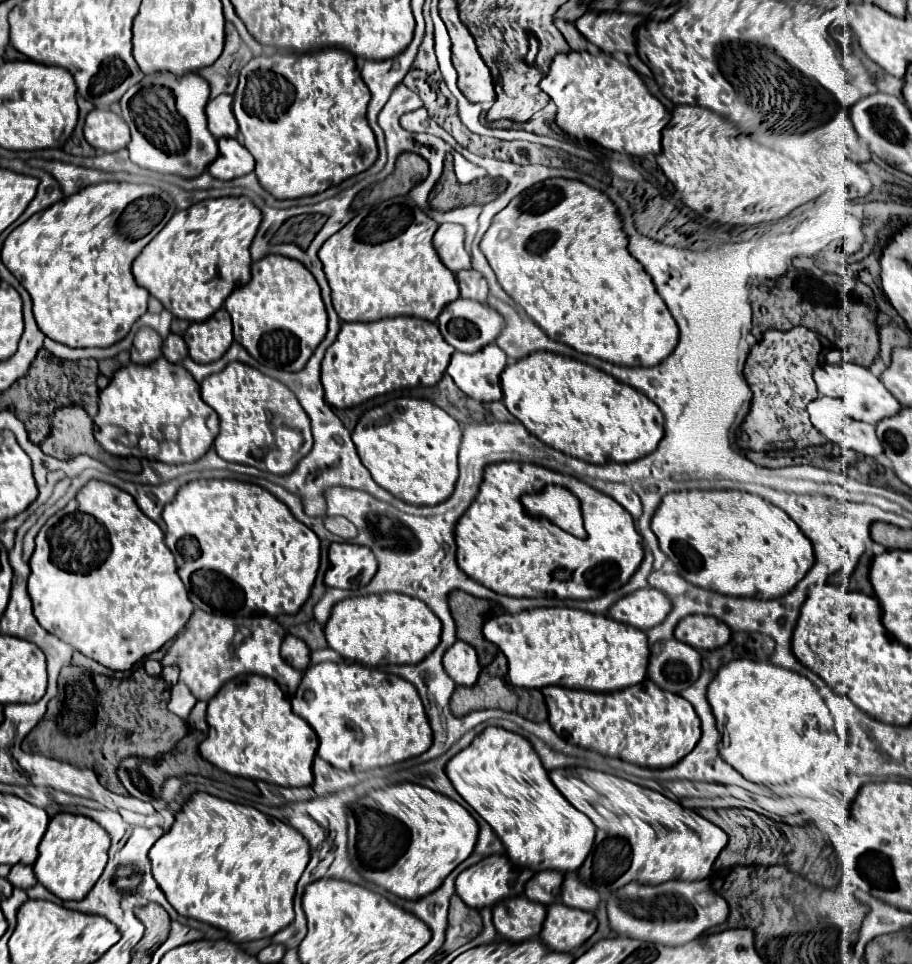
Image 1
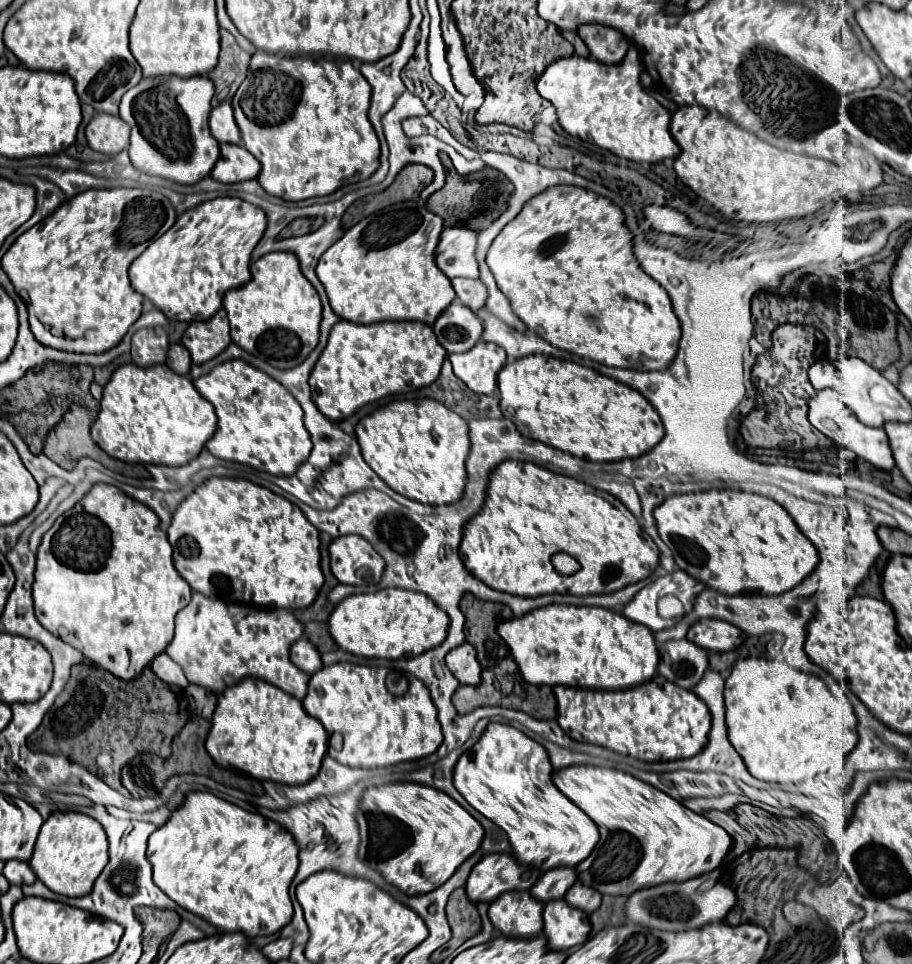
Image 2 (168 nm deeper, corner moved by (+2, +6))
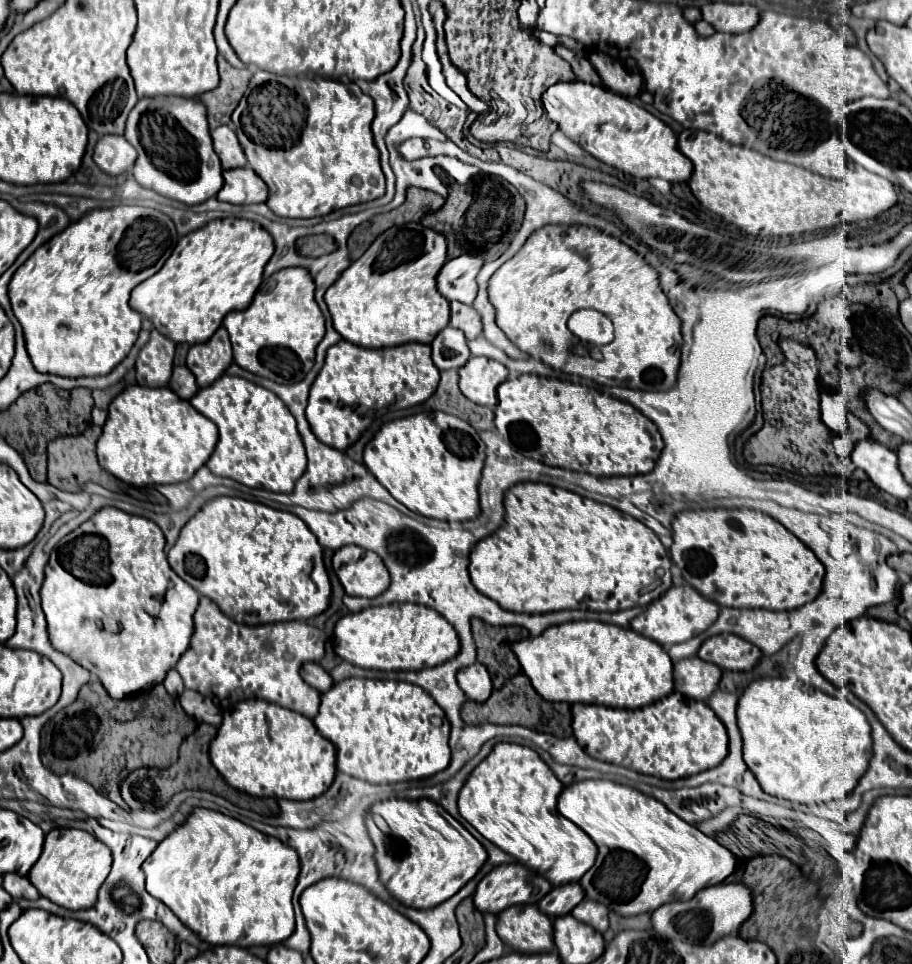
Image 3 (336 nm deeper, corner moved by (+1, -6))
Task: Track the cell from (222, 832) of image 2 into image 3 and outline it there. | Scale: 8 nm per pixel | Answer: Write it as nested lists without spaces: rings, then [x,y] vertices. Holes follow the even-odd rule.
[[[202,807],[194,809],[186,823],[178,825],[142,863],[142,871],[146,875],[146,891],[168,905],[170,911],[206,943],[240,945],[244,939],[250,939],[250,947],[274,945],[294,933],[292,891],[300,871],[296,851],[234,817]]]

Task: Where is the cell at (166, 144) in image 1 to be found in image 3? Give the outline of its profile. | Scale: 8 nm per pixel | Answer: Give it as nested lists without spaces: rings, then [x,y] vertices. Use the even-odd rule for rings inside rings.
[[[140,99],[130,111],[124,137],[138,151],[132,175],[142,187],[184,205],[200,205],[222,189],[220,159],[212,149],[206,109],[198,99]]]

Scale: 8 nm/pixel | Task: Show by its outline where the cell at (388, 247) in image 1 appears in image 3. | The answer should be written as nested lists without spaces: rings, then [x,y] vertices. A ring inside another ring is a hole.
[[[422,223],[384,231],[362,259],[354,261],[326,291],[334,329],[350,343],[368,349],[404,343],[430,345],[448,325],[448,301],[436,289],[436,277],[446,263],[446,239]]]

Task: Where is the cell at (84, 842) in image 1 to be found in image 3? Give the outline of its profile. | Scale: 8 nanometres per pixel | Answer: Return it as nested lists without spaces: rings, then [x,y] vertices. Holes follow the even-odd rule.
[[[52,829],[46,835],[44,851],[28,873],[34,887],[52,903],[66,909],[88,909],[96,903],[96,895],[112,867],[110,849],[94,835],[80,829]]]

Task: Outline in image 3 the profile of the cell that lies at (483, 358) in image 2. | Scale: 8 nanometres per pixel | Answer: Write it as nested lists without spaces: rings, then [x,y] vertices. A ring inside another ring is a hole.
[[[470,357],[460,373],[460,391],[474,403],[496,407],[496,387],[508,377],[502,363],[486,357]]]

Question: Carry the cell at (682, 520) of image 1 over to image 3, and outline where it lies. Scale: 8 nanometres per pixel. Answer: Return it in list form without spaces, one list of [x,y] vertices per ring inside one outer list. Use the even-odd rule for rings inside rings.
[[[708,509],[708,511],[684,511],[672,523],[674,545],[670,547],[672,561],[682,571],[682,577],[698,589],[706,599],[722,607],[738,609],[770,609],[792,611],[808,601],[814,601],[822,589],[824,565],[818,557],[790,531],[768,515],[760,515],[750,509]]]

